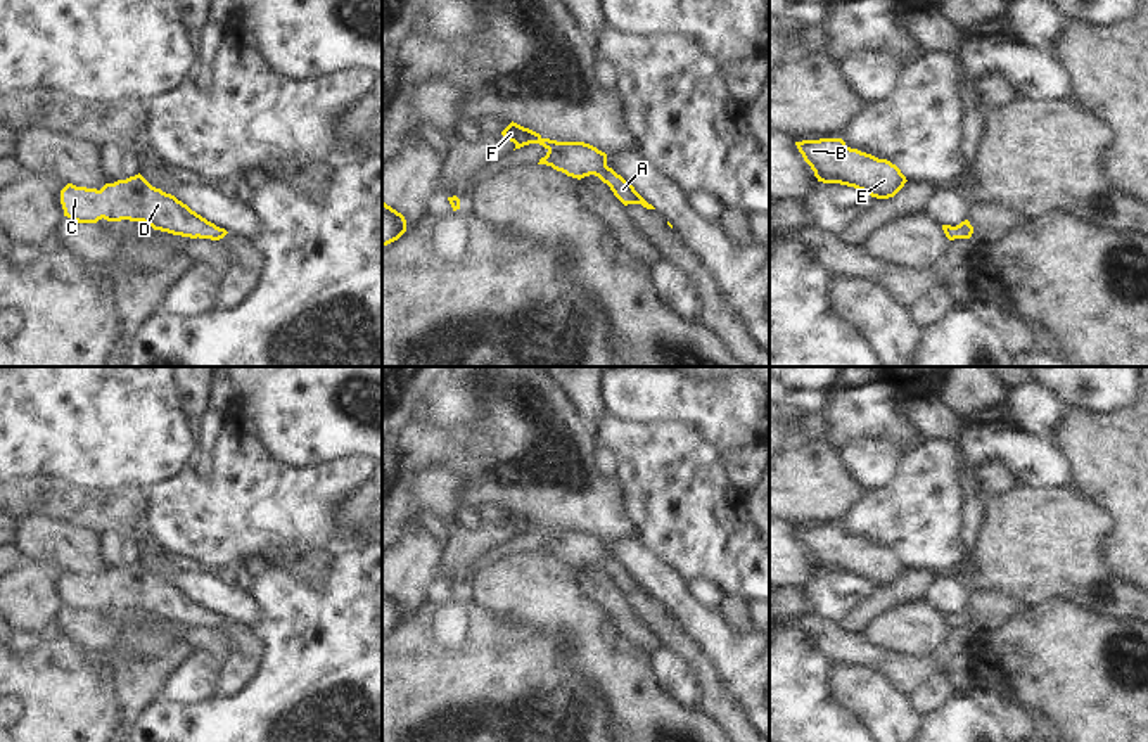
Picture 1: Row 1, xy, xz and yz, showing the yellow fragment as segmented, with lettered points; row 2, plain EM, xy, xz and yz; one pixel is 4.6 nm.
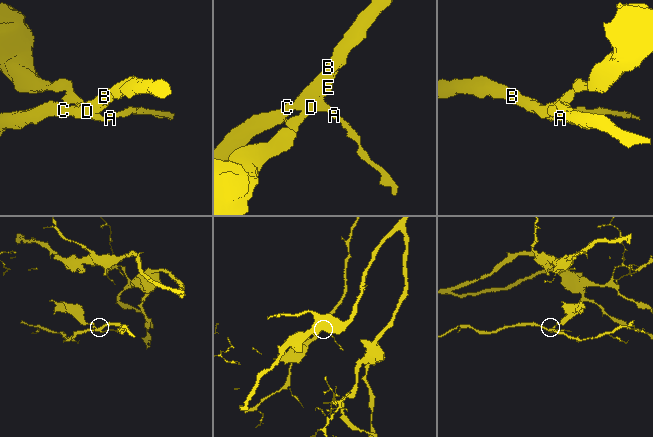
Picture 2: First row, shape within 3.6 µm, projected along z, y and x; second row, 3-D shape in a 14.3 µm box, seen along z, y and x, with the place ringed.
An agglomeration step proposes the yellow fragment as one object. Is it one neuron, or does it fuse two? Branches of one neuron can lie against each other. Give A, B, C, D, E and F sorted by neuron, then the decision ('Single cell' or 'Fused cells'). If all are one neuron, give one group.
Groups: A B C D E F. Single cell

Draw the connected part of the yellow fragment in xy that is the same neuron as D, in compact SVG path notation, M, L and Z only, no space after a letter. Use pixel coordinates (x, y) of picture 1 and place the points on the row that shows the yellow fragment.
M140 173L126 180L105 183L100 190L67 183L61 190L61 204L64 209L64 216L78 223L97 223L102 218L107 221L121 221L121 220L144 221L154 230L190 239L199 237L211 240L220 240L228 233L225 228L216 227L214 223L207 221L206 218L192 211L175 195L152 187Z

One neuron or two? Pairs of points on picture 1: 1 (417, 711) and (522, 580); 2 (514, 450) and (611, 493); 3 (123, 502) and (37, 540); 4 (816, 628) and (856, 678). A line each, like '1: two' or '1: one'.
1: two
2: one
3: two
4: two

